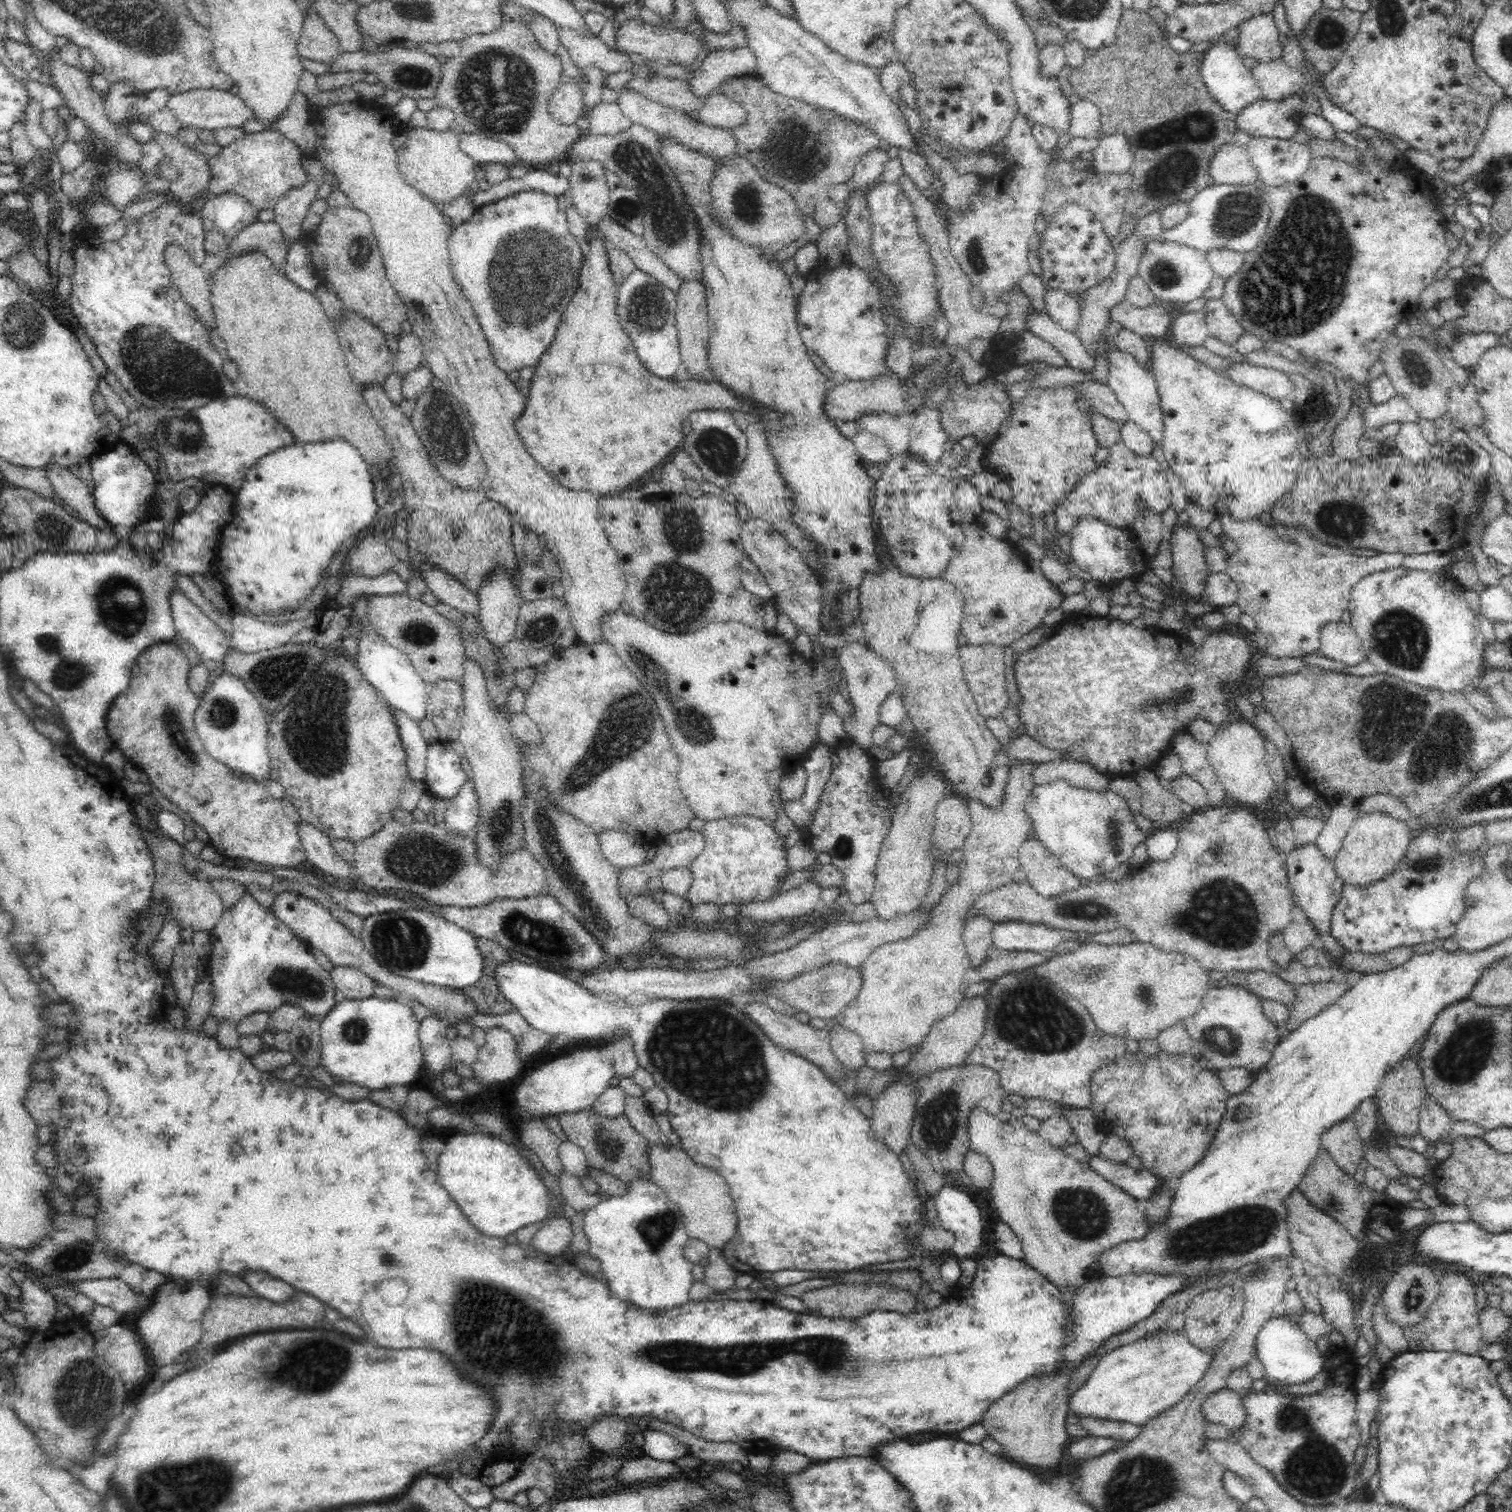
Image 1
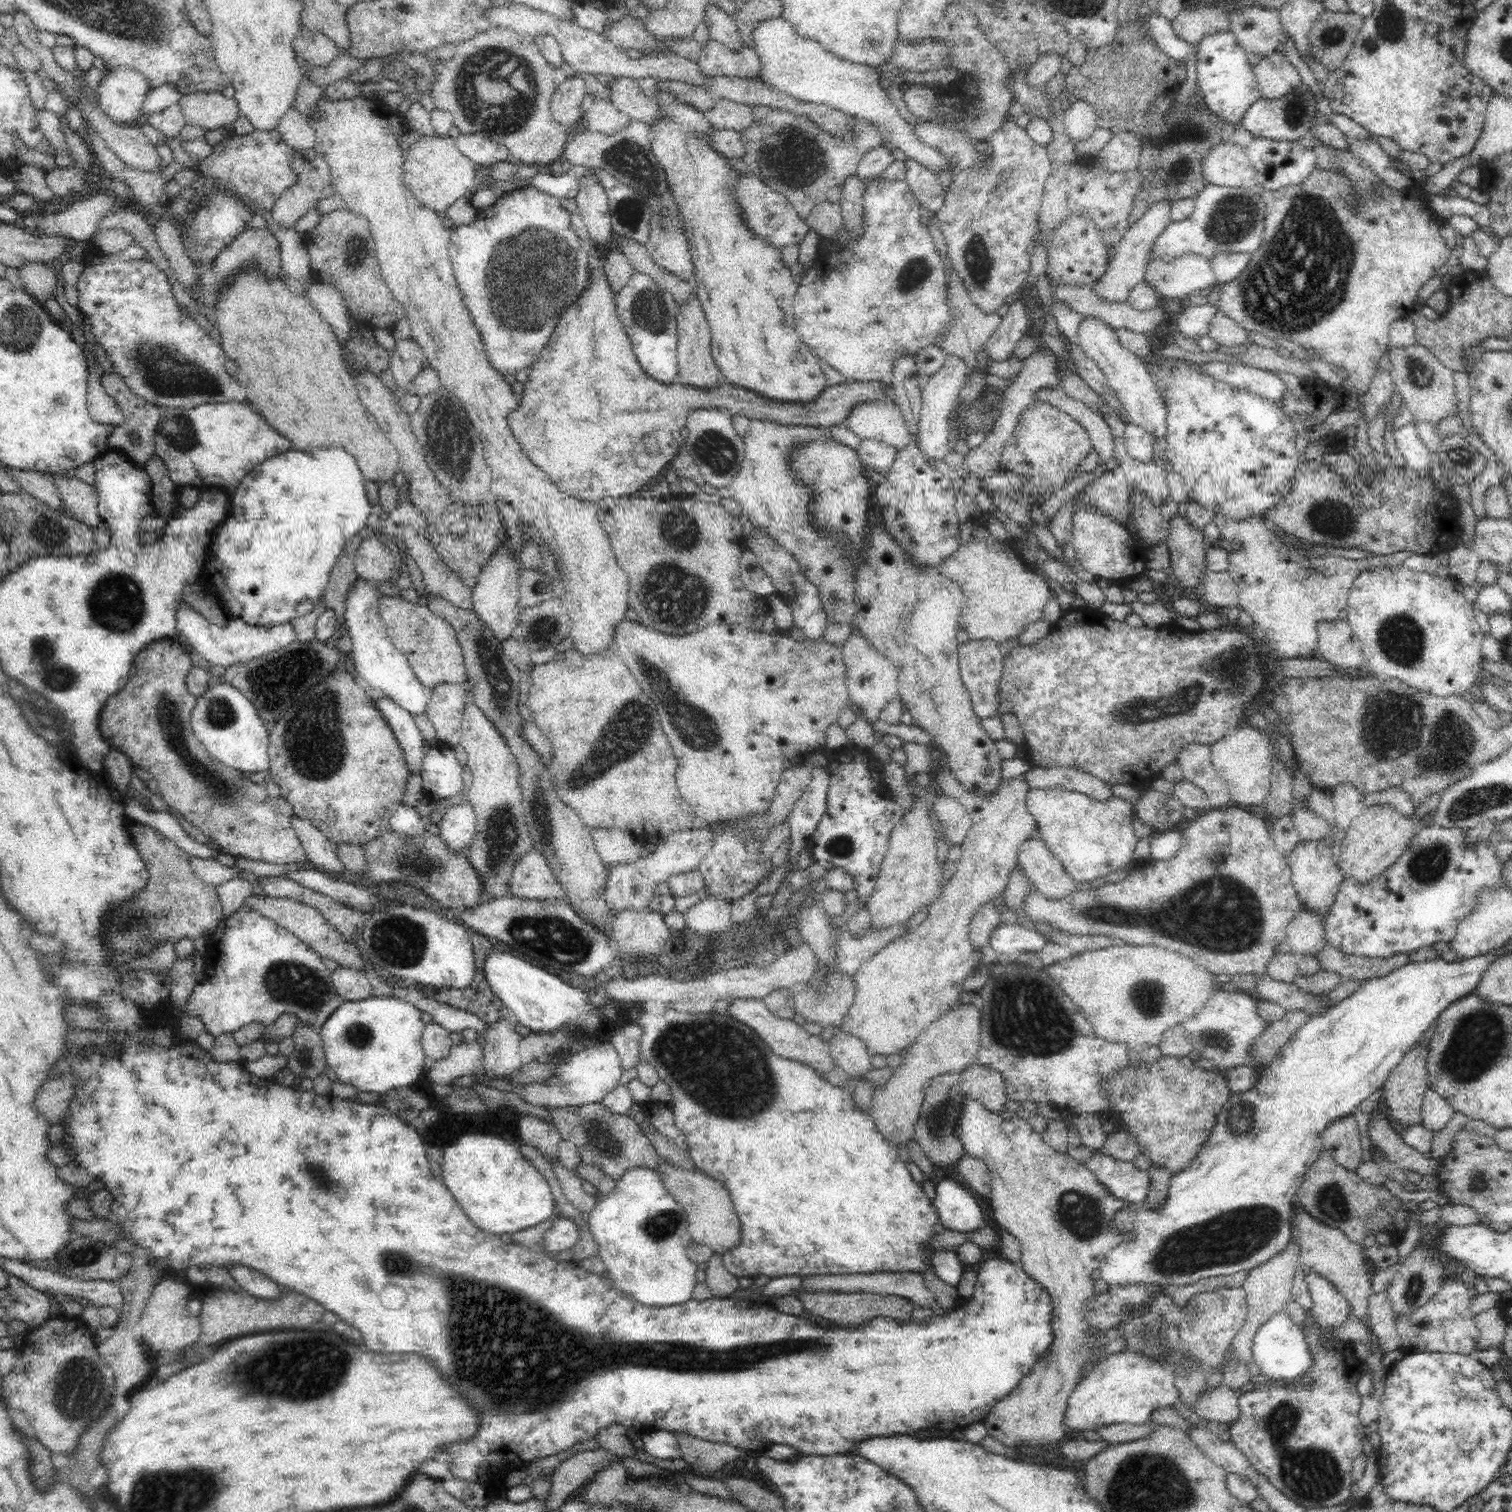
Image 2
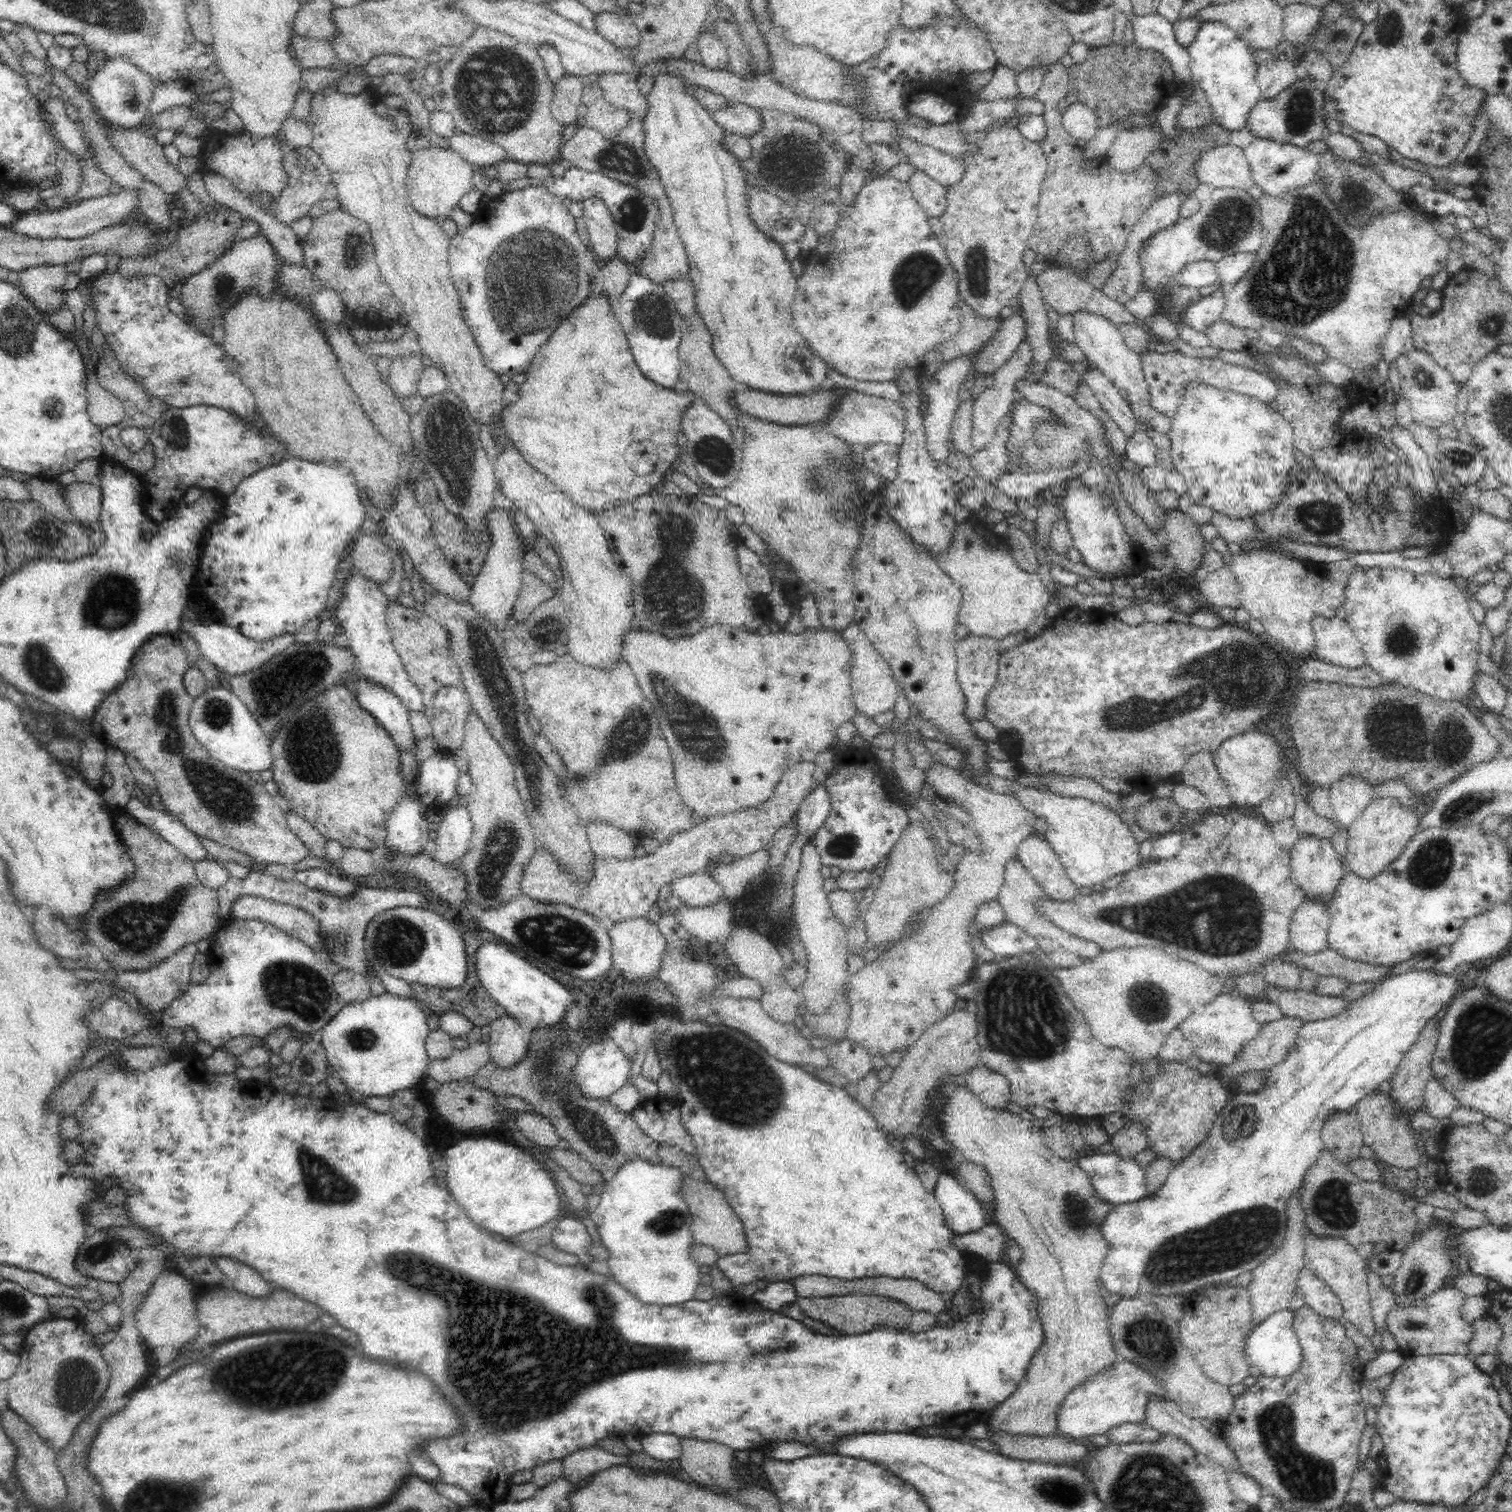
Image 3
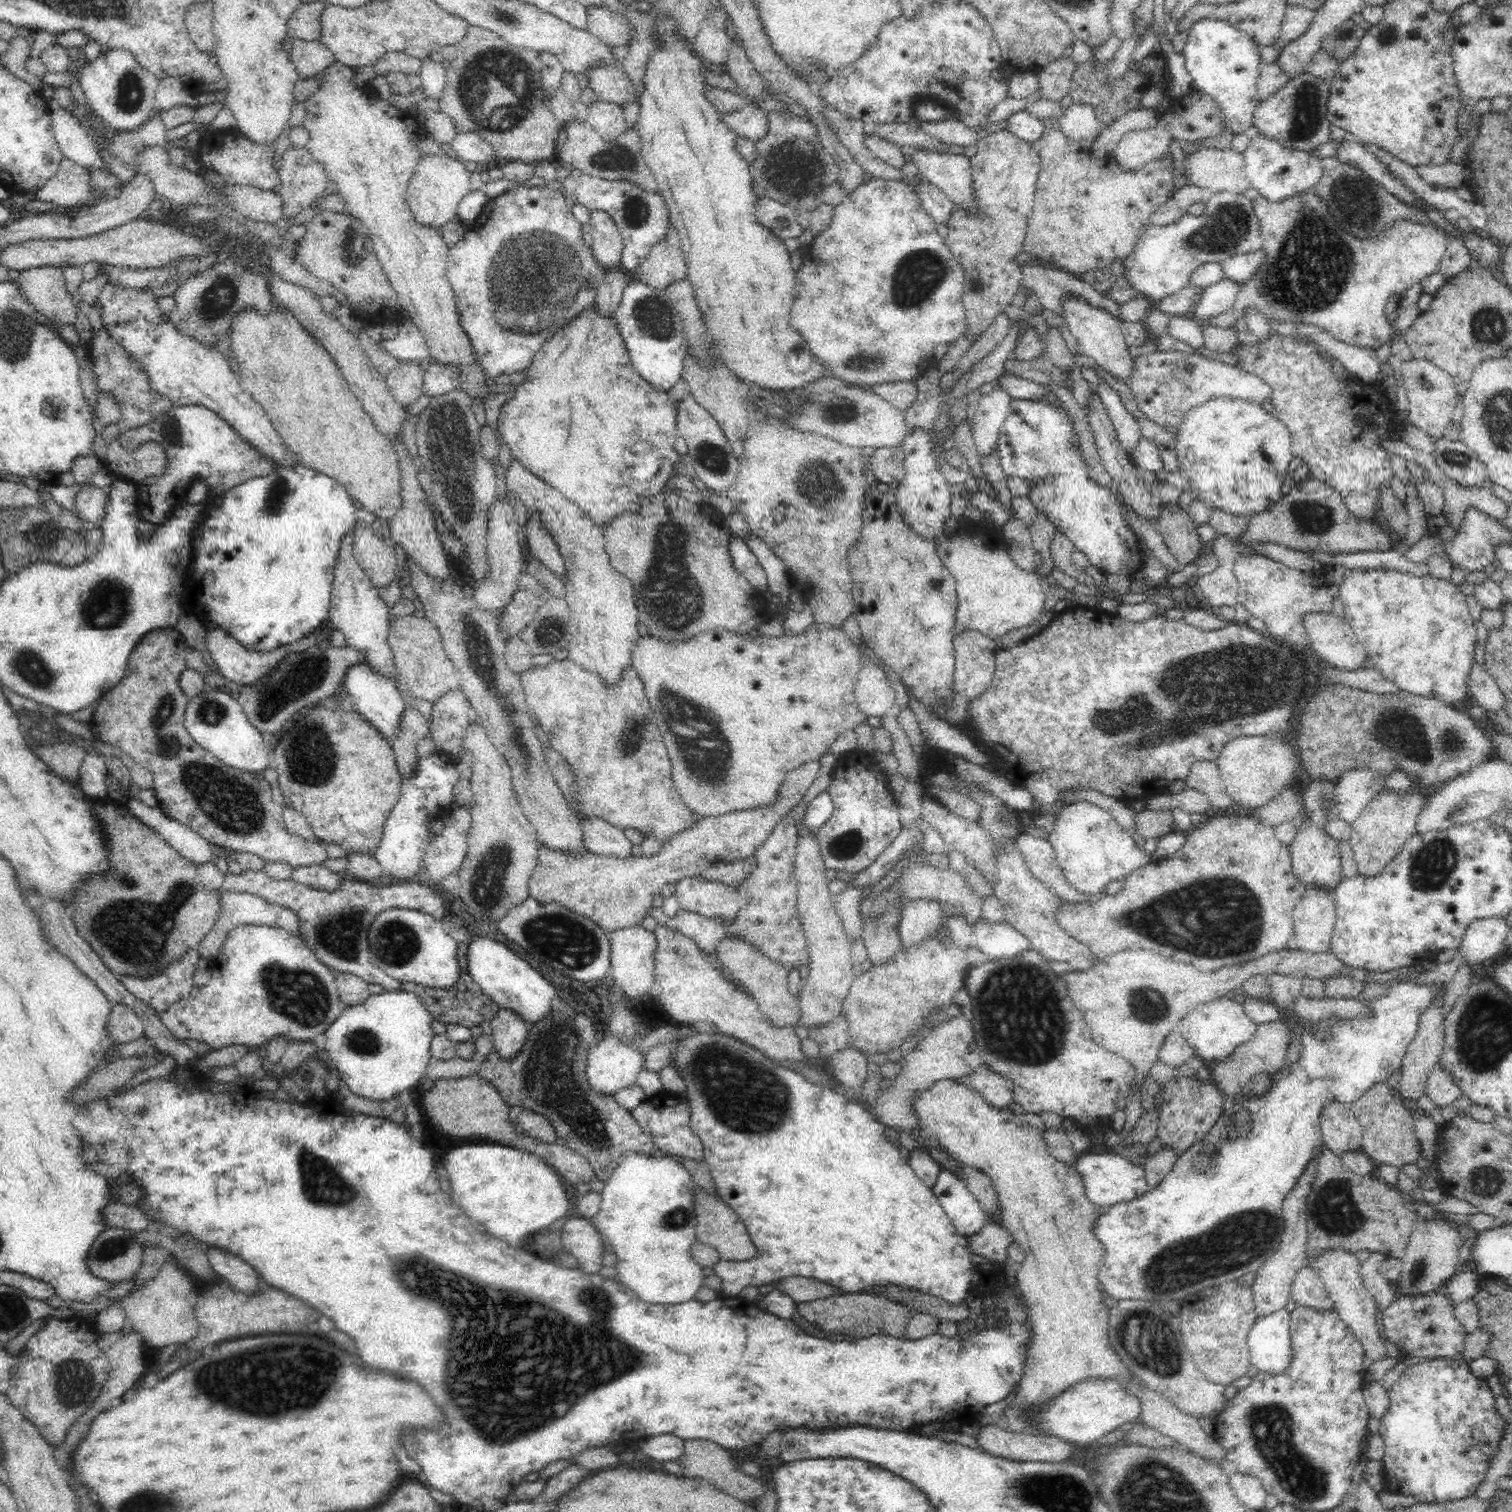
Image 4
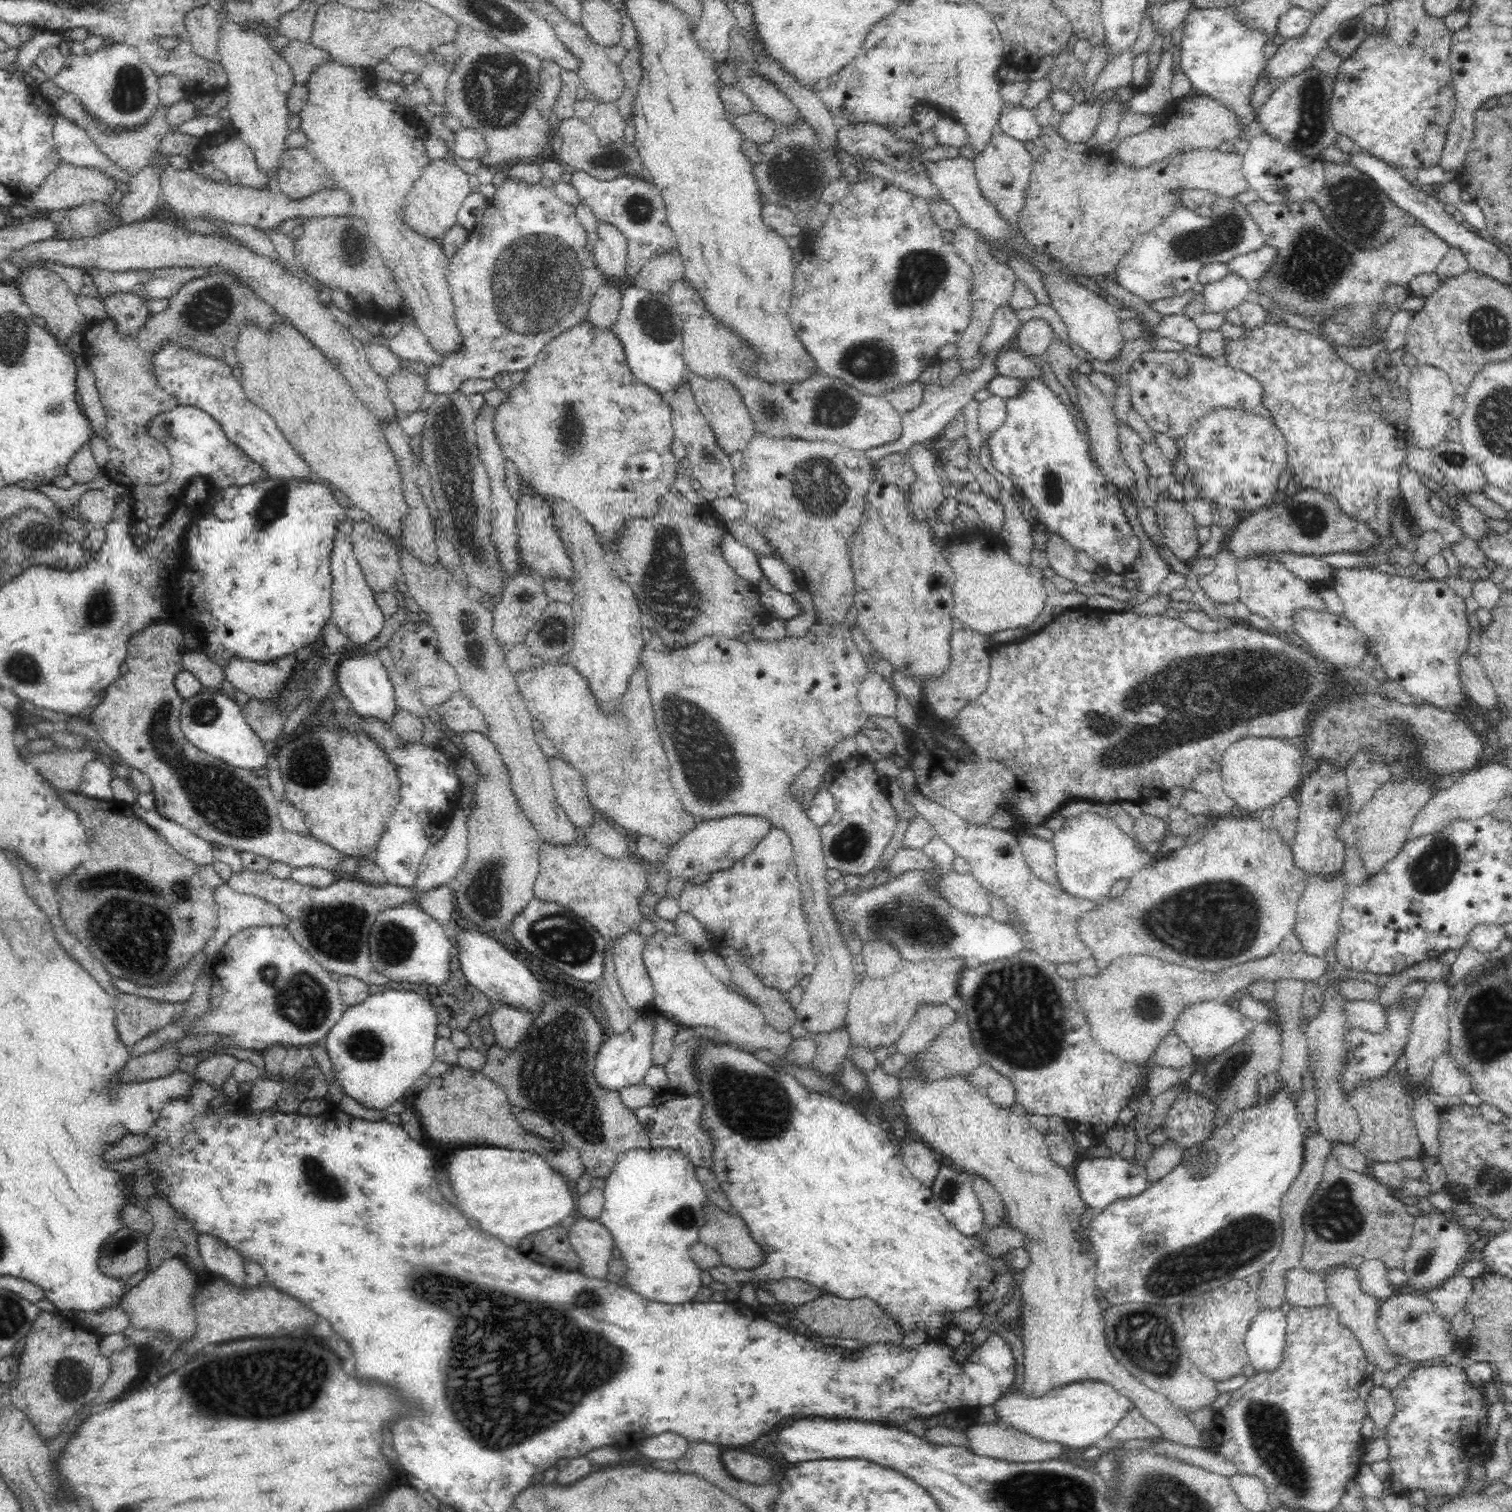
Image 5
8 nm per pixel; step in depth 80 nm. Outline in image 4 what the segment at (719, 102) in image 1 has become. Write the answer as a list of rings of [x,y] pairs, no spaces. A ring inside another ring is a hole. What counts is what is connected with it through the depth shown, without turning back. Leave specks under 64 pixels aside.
[[[748,104],[740,112],[722,115],[722,118],[723,122],[734,130],[738,137],[744,137],[754,142],[762,140],[770,130],[770,120],[758,106],[753,104]]]

